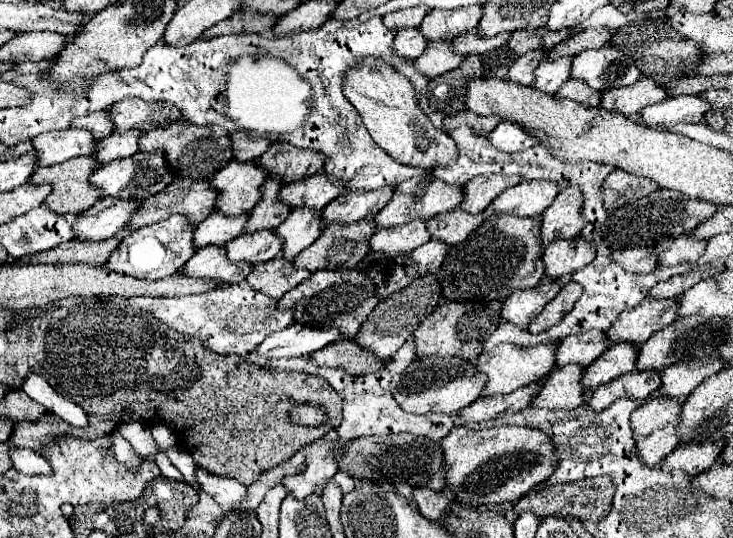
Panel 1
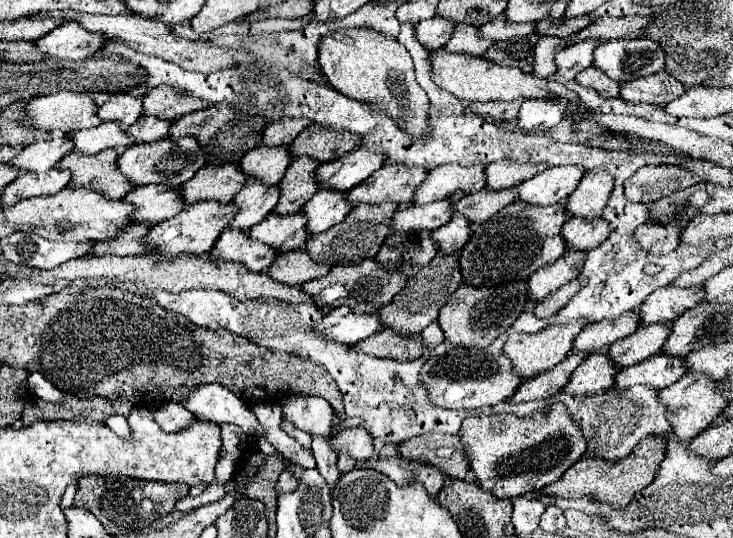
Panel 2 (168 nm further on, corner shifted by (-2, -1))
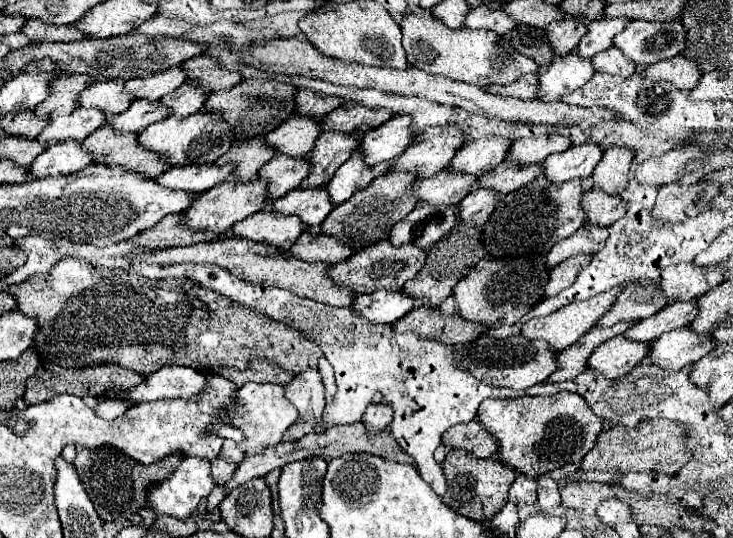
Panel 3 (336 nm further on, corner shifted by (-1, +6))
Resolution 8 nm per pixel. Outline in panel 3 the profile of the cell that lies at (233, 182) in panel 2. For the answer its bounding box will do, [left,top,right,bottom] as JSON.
[215,137,275,181]

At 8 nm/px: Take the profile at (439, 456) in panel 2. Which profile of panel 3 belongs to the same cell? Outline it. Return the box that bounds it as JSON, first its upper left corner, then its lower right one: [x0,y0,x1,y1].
[443,421,497,459]

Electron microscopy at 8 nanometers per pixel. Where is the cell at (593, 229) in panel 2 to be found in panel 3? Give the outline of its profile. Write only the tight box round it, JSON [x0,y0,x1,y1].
[581,191,627,227]

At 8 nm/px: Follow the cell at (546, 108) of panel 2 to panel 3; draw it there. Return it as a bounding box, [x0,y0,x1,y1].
[537,53,595,103]

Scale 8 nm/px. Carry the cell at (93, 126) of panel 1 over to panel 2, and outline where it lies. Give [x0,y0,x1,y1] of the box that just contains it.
[98,92,144,126]

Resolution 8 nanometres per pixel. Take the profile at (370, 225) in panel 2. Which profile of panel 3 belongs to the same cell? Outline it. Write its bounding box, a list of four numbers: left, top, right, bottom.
[321,171,417,251]

